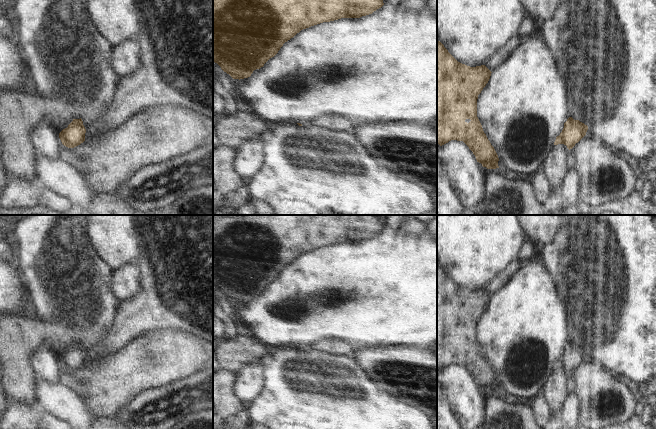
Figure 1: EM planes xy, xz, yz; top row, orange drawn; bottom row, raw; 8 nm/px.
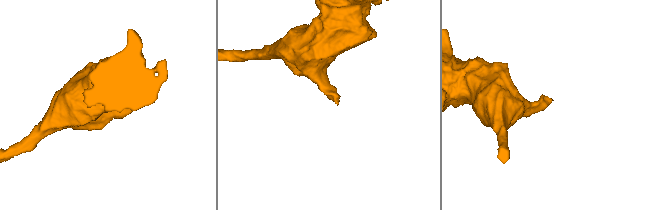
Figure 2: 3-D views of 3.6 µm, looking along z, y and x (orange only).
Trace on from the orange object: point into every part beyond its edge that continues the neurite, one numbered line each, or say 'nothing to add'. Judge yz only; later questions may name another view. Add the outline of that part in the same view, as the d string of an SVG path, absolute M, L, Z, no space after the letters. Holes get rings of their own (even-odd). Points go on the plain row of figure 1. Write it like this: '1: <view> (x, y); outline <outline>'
nothing to add

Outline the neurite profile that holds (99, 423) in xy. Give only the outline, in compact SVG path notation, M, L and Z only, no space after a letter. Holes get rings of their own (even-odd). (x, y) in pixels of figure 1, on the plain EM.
M99 417L93 419L90 429L126 429L126 428L122 424L113 419Z

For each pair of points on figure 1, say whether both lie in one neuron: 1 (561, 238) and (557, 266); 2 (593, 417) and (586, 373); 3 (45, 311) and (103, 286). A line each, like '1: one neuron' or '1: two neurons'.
1: one neuron
2: one neuron
3: one neuron

